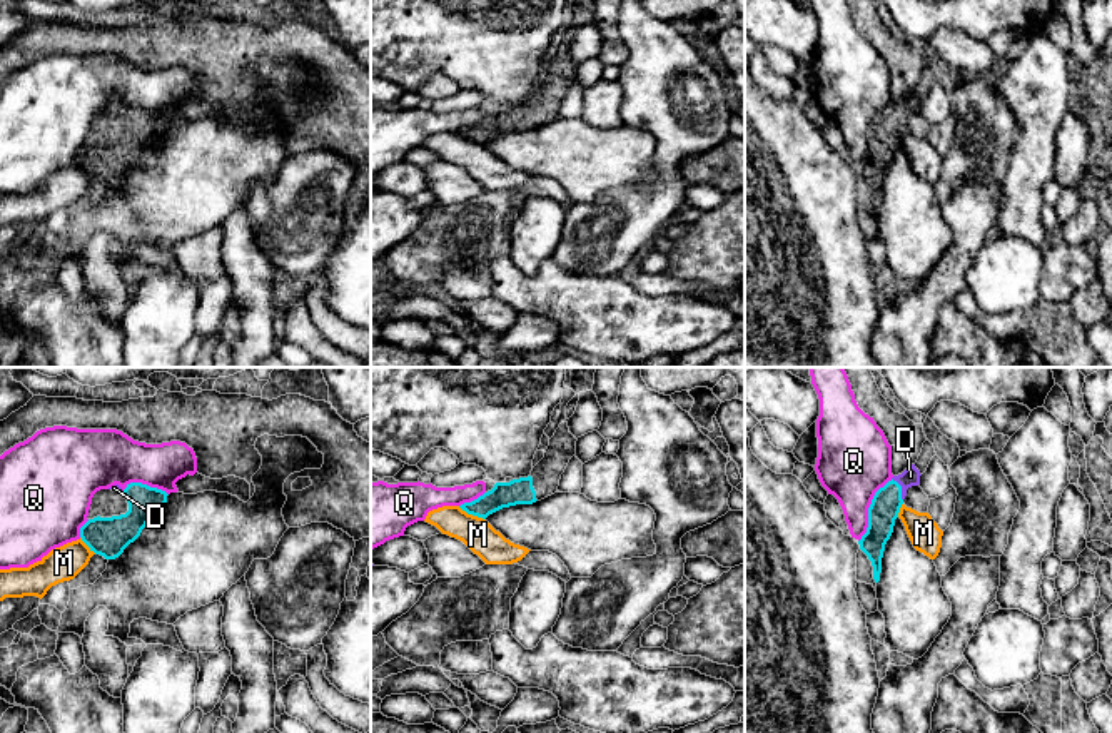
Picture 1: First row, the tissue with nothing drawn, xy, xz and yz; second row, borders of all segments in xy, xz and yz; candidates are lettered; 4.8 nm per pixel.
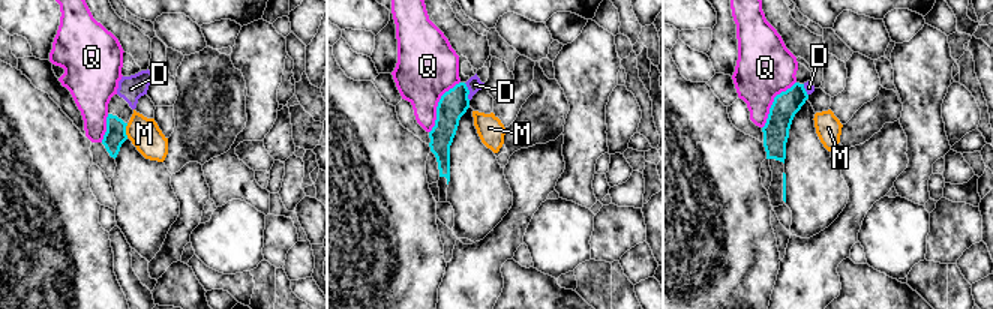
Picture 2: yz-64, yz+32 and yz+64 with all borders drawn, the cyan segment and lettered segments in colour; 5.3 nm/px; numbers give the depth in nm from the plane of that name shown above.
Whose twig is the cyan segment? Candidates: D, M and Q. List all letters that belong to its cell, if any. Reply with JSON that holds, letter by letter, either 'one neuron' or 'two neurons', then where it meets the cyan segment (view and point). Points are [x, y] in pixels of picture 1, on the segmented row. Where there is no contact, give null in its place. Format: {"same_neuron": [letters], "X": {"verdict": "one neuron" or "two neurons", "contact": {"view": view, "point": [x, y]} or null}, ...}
{"same_neuron": ["D"], "D": {"verdict": "one neuron", "contact": {"view": "yz", "point": [900, 490]}}, "M": {"verdict": "two neurons", "contact": {"view": "xz", "point": [471, 513]}}, "Q": {"verdict": "two neurons", "contact": {"view": "yz", "point": [869, 510]}}}

